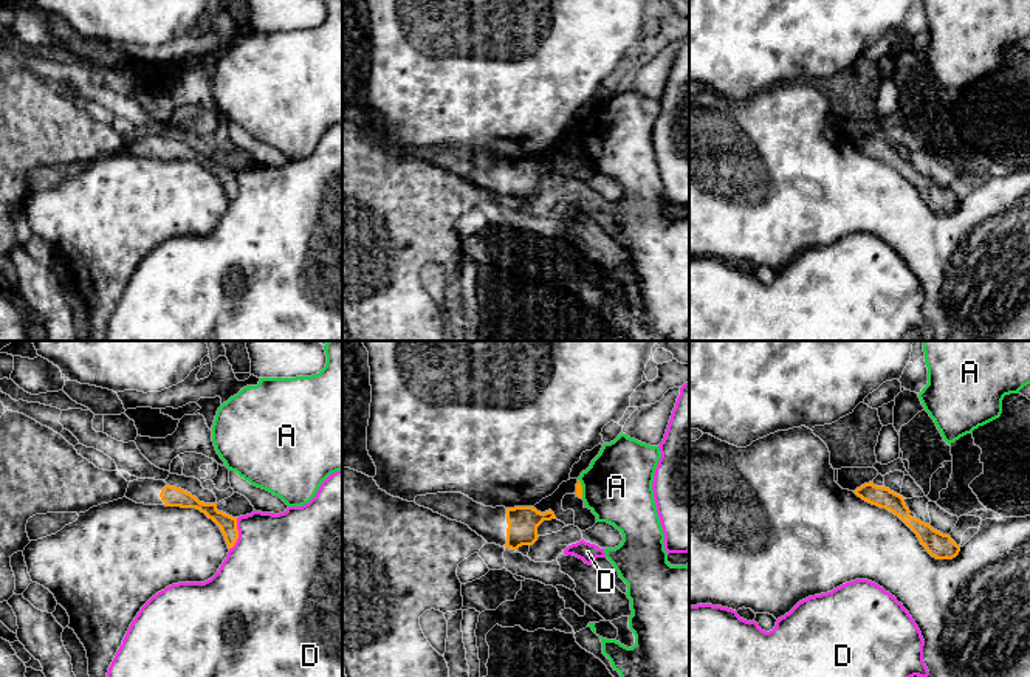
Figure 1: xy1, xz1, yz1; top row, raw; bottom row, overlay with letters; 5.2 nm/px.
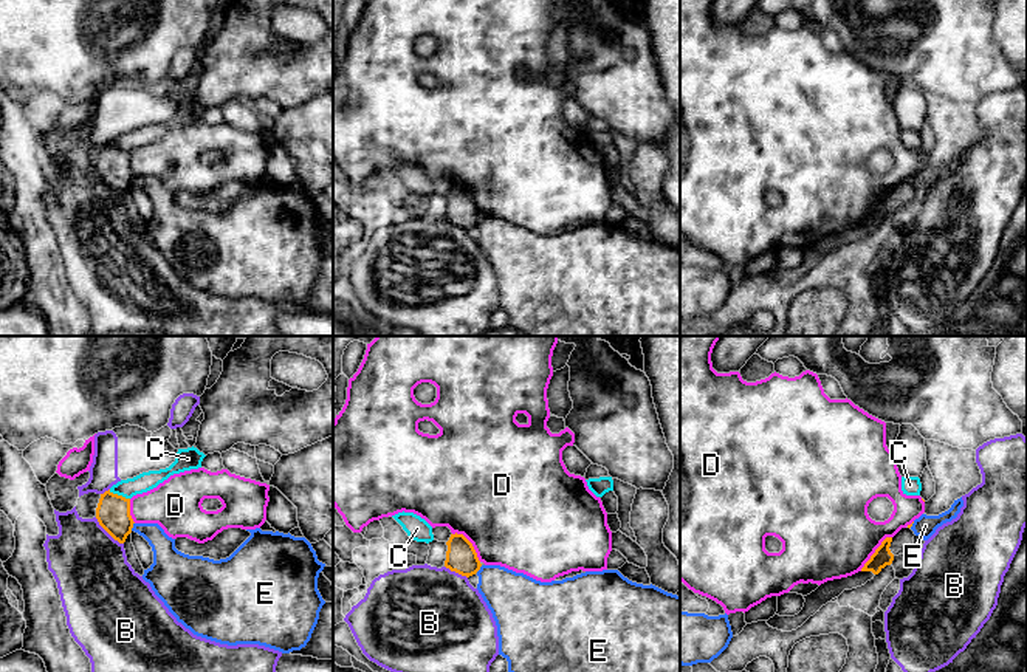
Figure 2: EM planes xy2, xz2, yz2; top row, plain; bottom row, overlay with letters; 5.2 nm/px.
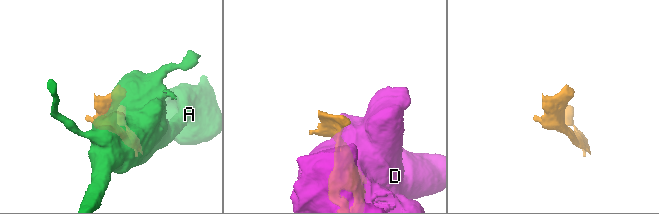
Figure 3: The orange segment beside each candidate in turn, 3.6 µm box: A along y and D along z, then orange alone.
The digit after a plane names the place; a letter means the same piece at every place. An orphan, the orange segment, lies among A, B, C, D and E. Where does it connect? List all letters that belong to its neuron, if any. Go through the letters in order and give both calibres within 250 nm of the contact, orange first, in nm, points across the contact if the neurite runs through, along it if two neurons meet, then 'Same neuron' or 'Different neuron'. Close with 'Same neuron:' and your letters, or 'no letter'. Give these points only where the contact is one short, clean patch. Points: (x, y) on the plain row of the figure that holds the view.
A: Thickness 40 nm (orange) against 360 nm. Boundary: xz1 (578, 132), (583, 151). Different neuron
B: Thickness 180 nm (orange) against 380 nm. Different neuron
C: Thickness 180 nm (orange) against 100 nm. Different neuron
D: Thickness 90 nm (orange) against 440 nm. Different neuron
E: Thickness 180 nm (orange) against 150 nm. Boundary: xy2 (133, 175), (130, 183). Different neuron
Same neuron: no letter

